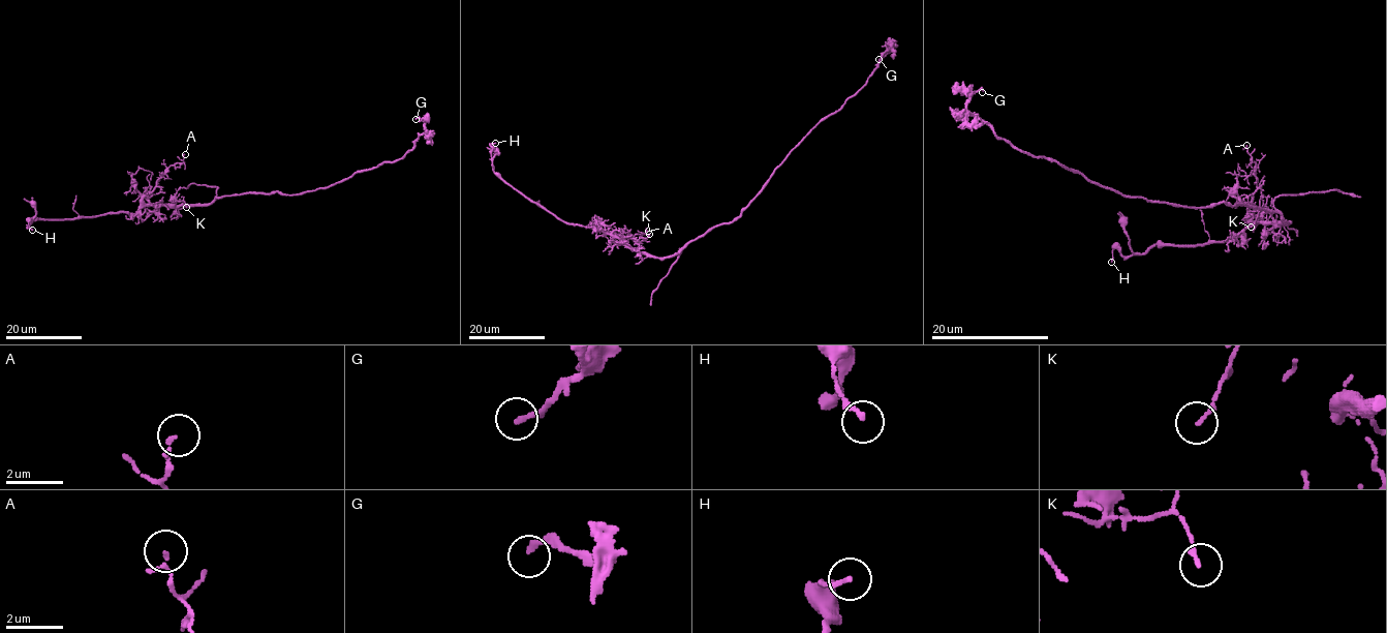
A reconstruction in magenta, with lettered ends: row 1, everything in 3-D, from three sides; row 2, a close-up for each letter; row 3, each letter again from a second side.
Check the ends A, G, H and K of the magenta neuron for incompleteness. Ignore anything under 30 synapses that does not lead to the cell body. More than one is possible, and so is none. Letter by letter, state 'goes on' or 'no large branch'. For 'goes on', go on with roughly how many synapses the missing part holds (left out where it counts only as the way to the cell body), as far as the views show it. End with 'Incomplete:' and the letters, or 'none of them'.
A: no large branch
G: no large branch
H: no large branch
K: no large branch
Incomplete: none of them

